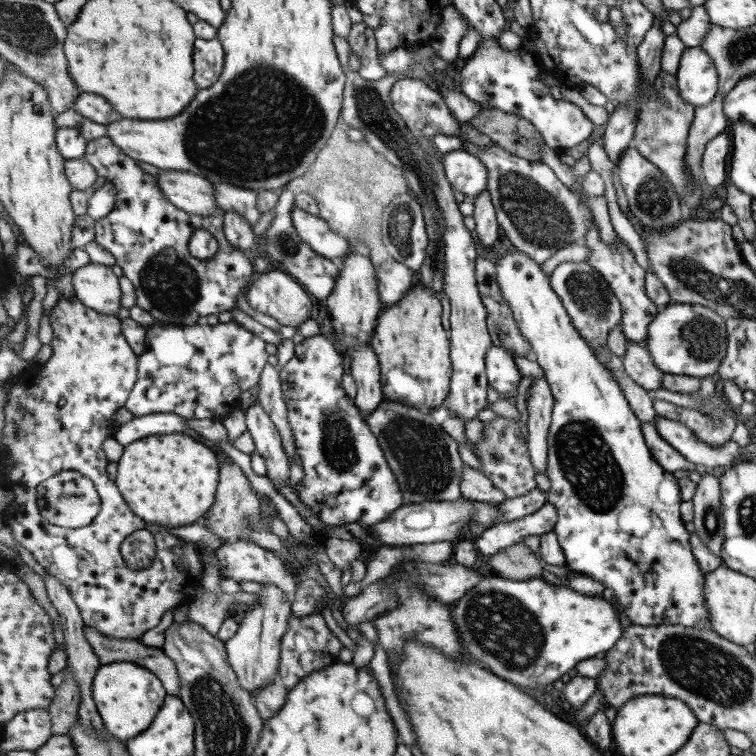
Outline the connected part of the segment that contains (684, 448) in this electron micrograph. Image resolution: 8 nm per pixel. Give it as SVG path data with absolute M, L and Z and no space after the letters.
M659 413L656 414L656 427L661 437L695 466L702 464L710 469L729 467L733 458L741 456L740 448L735 442L727 441L719 447L711 447L700 440L686 424L665 418Z

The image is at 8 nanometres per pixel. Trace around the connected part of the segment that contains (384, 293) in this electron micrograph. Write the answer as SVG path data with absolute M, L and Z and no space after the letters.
M388 257L379 267L377 276L382 306L393 306L405 298L407 291L414 285L418 272L393 257Z

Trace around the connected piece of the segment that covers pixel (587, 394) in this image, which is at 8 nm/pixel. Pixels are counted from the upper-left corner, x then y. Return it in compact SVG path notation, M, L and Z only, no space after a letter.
M513 247L512 250L507 250L506 254L497 260L496 267L498 270L498 281L503 291L503 298L509 302L511 310L513 310L514 320L521 330L521 333L531 343L534 352L538 358L538 364L542 368L545 378L552 388L554 394L554 409L552 412L552 425L550 426L550 434L548 436L548 468L546 474L550 479L550 490L548 492L548 500L558 508L558 523L555 525L554 531L557 533L559 542L566 554L565 567L575 573L583 573L597 582L603 582L605 586L612 588L614 599L623 615L634 625L643 626L661 626L661 625L677 625L695 627L699 630L714 630L710 608L707 606L705 592L706 574L694 553L694 546L691 544L692 533L685 528L685 522L681 518L681 486L679 486L679 475L668 471L654 457L653 451L646 444L646 436L642 429L642 420L635 414L631 408L630 402L627 400L626 393L621 386L618 385L614 375L607 369L596 351L591 349L587 340L579 333L575 327L574 320L568 314L562 299L555 292L551 284L550 276L541 270L541 262L533 260L524 252Z

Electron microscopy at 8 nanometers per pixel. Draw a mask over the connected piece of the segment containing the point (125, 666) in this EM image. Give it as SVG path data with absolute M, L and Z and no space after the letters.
M131 661L102 664L94 678L96 707L108 730L124 742L139 737L154 724L167 695L163 681L154 671Z

